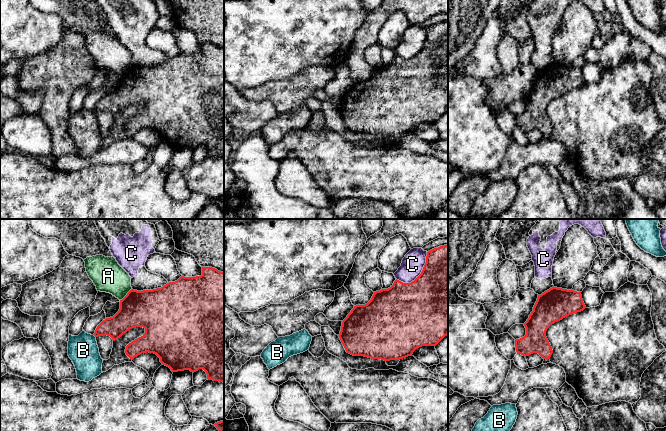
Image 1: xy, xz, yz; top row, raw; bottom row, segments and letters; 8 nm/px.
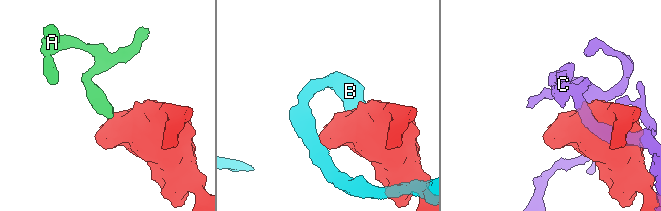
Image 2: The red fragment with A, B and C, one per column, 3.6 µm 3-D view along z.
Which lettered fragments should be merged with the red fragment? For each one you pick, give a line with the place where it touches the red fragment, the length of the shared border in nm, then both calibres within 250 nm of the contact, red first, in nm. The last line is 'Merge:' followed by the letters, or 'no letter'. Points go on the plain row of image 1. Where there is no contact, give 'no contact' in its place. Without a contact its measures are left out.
Merge: no letter

